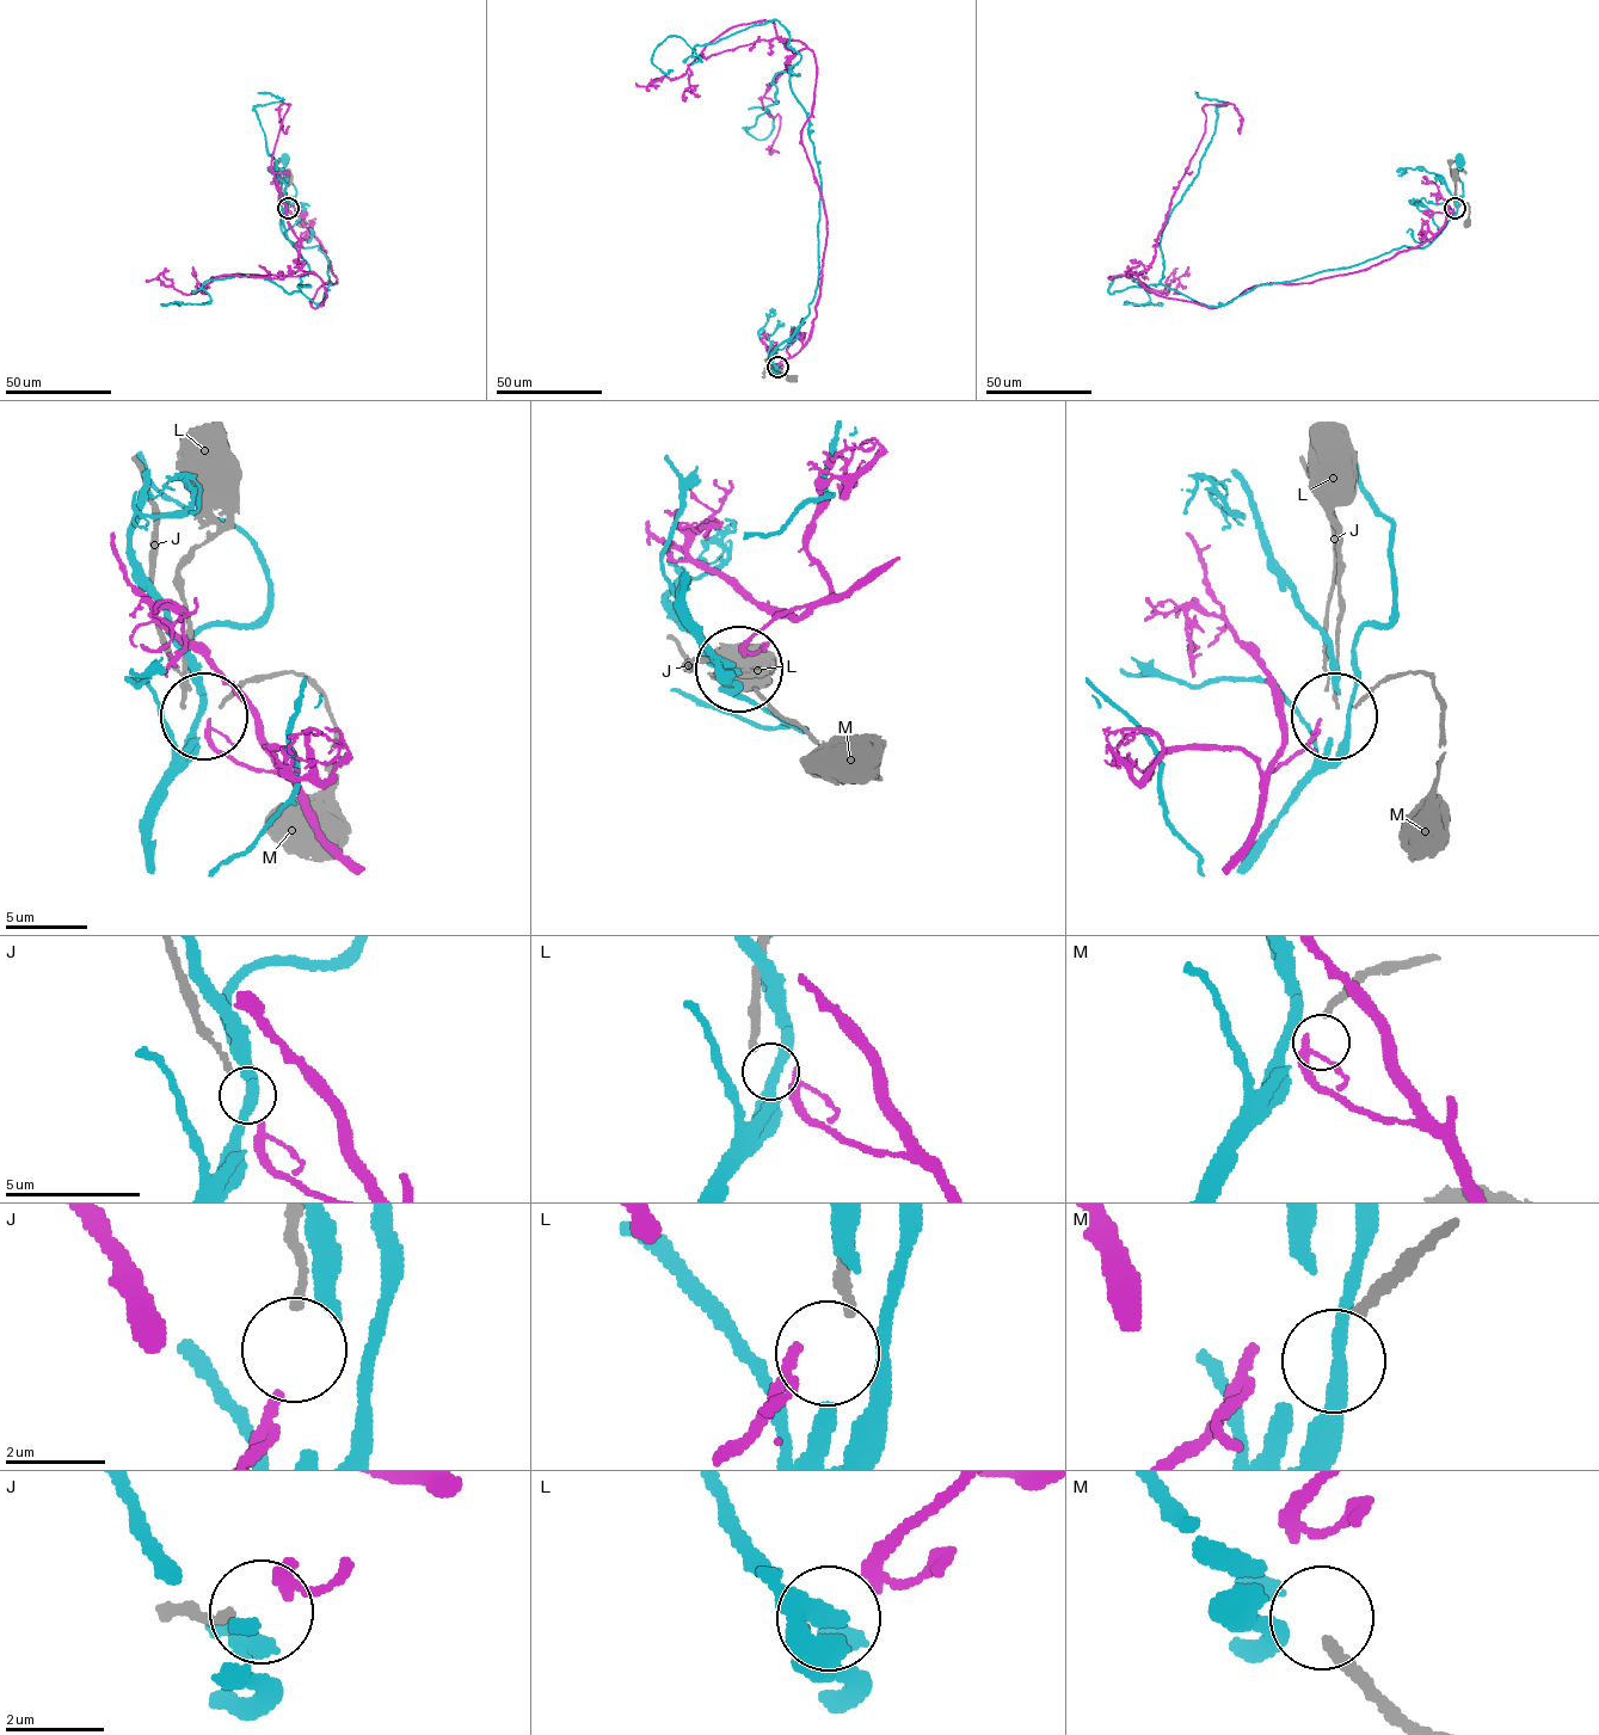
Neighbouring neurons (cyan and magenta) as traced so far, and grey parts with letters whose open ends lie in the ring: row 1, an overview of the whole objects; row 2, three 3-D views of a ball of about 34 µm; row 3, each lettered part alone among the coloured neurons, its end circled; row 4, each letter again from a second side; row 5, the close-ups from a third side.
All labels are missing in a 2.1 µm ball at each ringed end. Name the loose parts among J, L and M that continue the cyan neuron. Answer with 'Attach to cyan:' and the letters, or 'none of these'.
Attach to cyan: none of these

